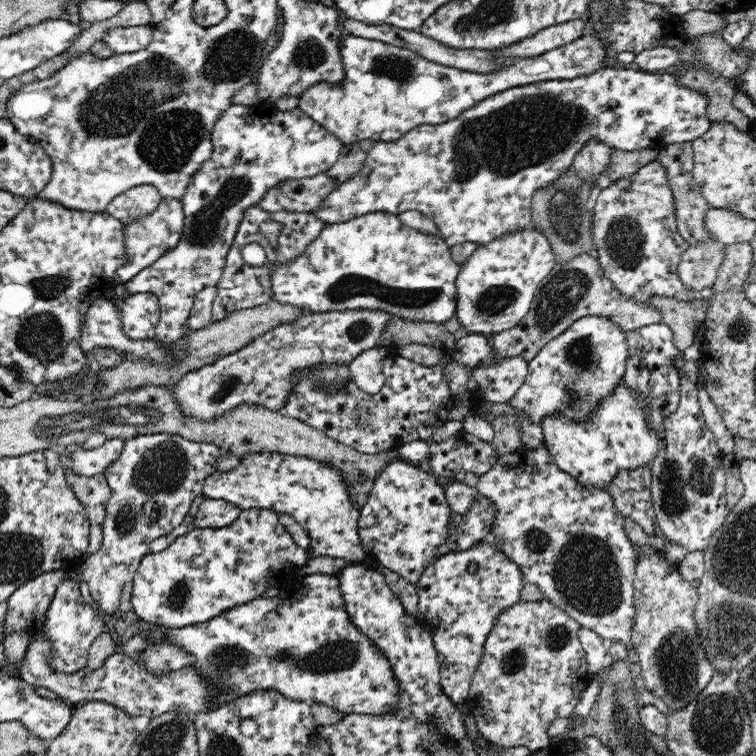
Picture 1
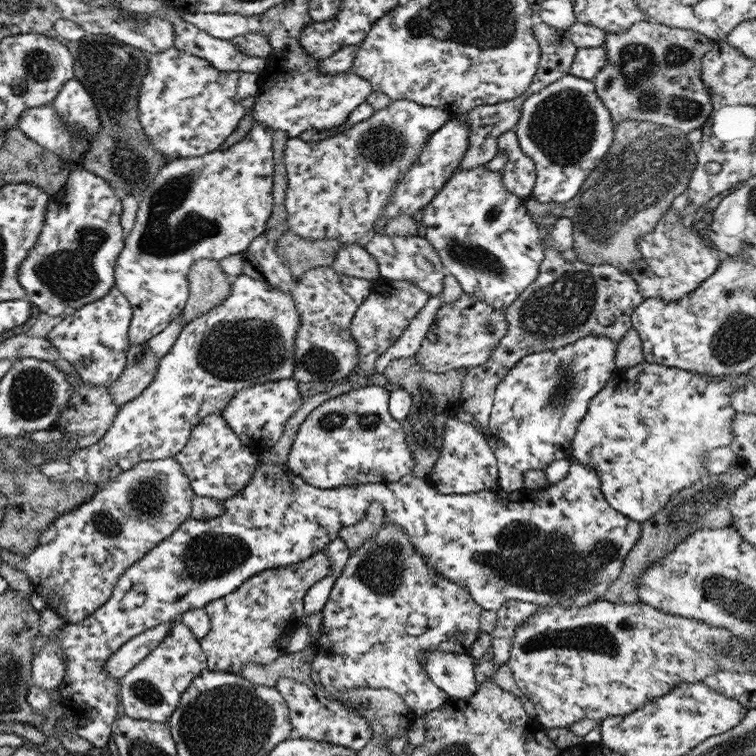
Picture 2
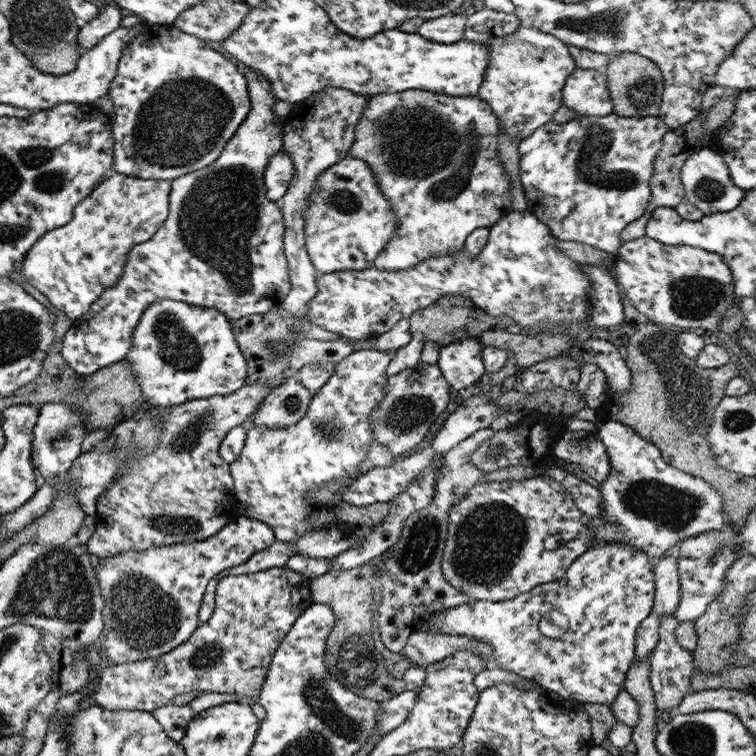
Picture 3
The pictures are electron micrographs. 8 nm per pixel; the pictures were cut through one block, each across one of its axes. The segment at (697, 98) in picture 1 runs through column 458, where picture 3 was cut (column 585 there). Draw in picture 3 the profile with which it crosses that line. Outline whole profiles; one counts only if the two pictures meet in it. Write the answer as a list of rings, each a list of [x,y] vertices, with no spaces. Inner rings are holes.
[[[616,114],[608,116],[582,116],[577,115],[570,122],[558,124],[553,120],[549,120],[546,124],[537,128],[529,137],[524,137],[518,145],[519,152],[519,179],[528,201],[526,210],[534,213],[540,222],[543,222],[550,228],[551,233],[557,240],[566,240],[572,242],[586,243],[590,246],[595,246],[600,250],[615,254],[621,244],[620,233],[628,226],[634,219],[640,218],[651,199],[651,178],[654,174],[654,161],[660,152],[662,141],[666,132],[670,128],[662,119],[658,117],[632,117],[626,118]]]

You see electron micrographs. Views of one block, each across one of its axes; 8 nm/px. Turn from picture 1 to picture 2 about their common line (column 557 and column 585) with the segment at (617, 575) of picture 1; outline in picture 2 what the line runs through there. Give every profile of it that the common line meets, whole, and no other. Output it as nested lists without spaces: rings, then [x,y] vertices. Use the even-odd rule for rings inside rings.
[[[259,461],[258,467],[254,469],[254,475],[252,475],[251,481],[246,483],[244,488],[239,490],[233,497],[224,499],[224,513],[222,513],[222,516],[202,520],[190,517],[188,520],[182,522],[170,537],[162,540],[155,549],[150,550],[148,554],[145,554],[139,561],[126,569],[126,573],[122,574],[122,577],[116,581],[113,593],[106,601],[106,604],[97,608],[92,614],[89,614],[82,620],[82,622],[76,624],[67,623],[60,628],[60,631],[58,631],[58,654],[62,656],[62,660],[66,664],[66,673],[64,673],[64,678],[59,688],[60,694],[62,694],[61,705],[65,711],[62,719],[60,718],[58,723],[56,723],[56,732],[80,736],[80,738],[84,738],[84,740],[88,740],[88,742],[93,744],[96,753],[103,751],[108,745],[108,742],[110,742],[110,738],[112,738],[112,732],[117,722],[116,716],[118,716],[121,684],[121,679],[118,679],[118,677],[110,677],[108,673],[104,673],[104,664],[106,664],[106,660],[122,644],[126,644],[130,638],[142,634],[145,630],[180,617],[181,614],[184,614],[188,610],[204,609],[208,602],[233,593],[248,578],[260,574],[263,570],[290,566],[296,562],[304,562],[312,554],[325,552],[328,544],[330,544],[330,540],[339,537],[338,532],[340,532],[340,528],[342,526],[354,526],[356,522],[360,522],[372,502],[380,502],[382,504],[384,519],[390,520],[392,524],[396,524],[402,530],[402,534],[408,536],[408,540],[414,546],[416,554],[420,554],[428,566],[432,566],[434,570],[437,570],[437,574],[440,574],[445,580],[456,582],[460,586],[469,589],[470,596],[472,596],[474,602],[477,602],[483,609],[493,611],[497,611],[506,601],[512,599],[531,602],[537,605],[562,605],[565,607],[570,605],[586,606],[592,604],[594,601],[604,599],[604,595],[610,589],[610,585],[619,578],[624,560],[626,560],[626,556],[628,556],[630,550],[638,542],[642,532],[641,523],[630,520],[626,515],[619,513],[610,506],[610,503],[604,498],[604,493],[602,493],[601,477],[598,477],[598,471],[592,465],[582,465],[582,463],[571,463],[568,474],[560,482],[553,485],[548,484],[540,490],[522,488],[520,491],[506,493],[502,488],[494,488],[493,490],[479,490],[470,494],[440,494],[433,486],[428,485],[426,481],[414,474],[403,476],[398,482],[392,484],[350,485],[324,490],[316,486],[310,486],[302,477],[294,474],[287,465]]]

